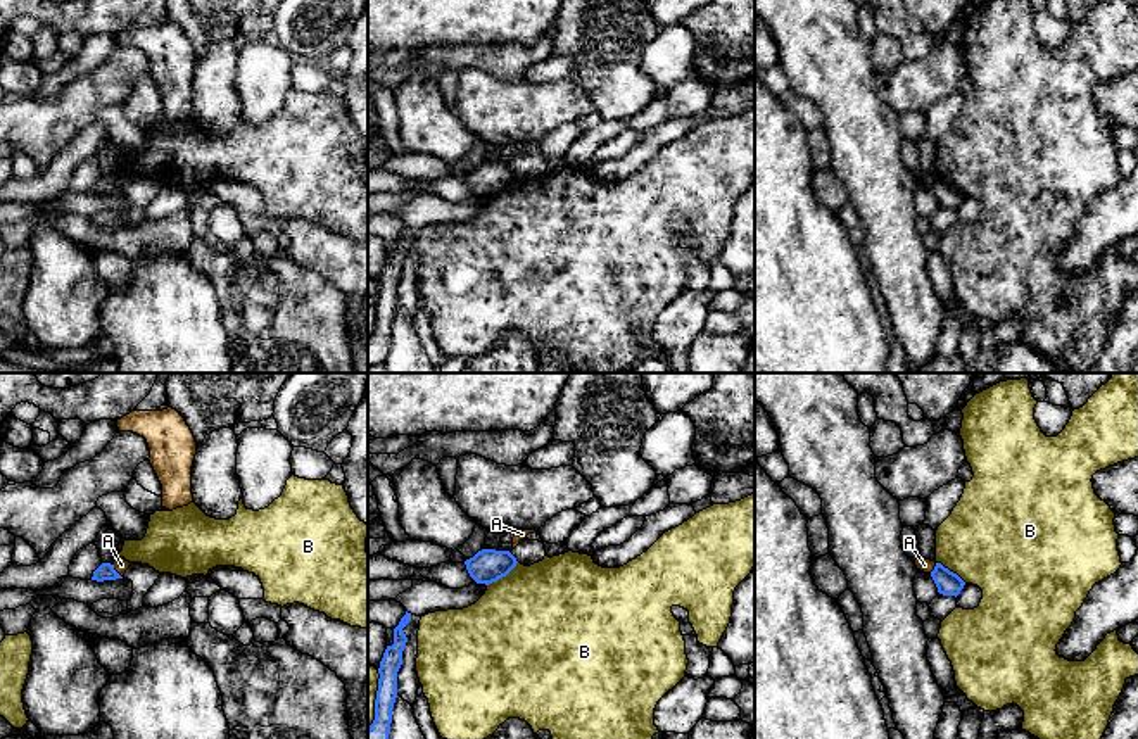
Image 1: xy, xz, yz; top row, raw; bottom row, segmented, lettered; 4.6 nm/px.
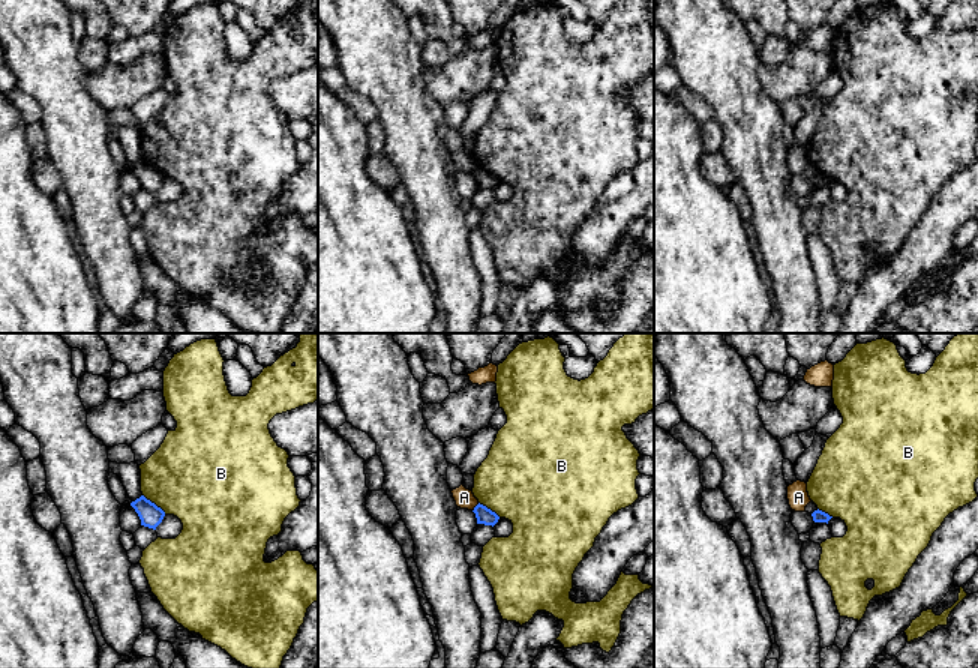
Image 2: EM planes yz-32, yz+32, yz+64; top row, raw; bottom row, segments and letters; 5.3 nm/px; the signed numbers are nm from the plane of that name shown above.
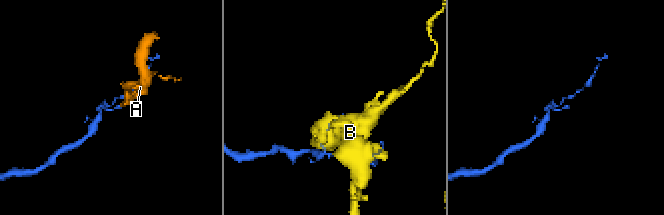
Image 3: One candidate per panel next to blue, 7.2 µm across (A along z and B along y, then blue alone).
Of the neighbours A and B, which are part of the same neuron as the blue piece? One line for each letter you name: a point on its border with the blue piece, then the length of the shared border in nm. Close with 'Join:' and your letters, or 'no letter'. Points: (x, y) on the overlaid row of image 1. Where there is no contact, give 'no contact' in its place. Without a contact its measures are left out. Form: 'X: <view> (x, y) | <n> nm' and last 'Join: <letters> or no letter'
Join: no letter

